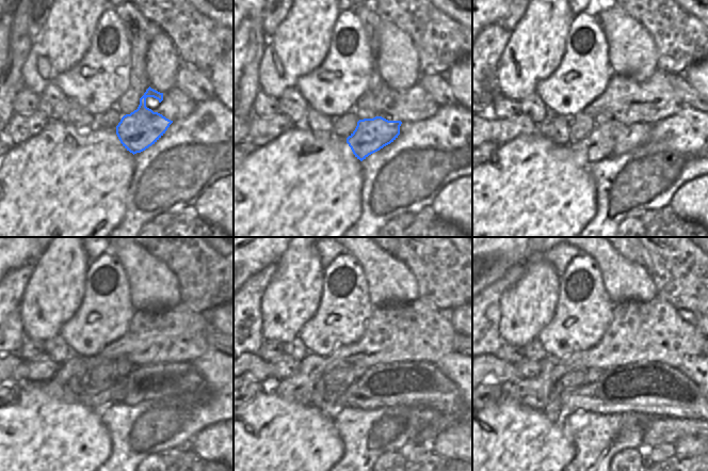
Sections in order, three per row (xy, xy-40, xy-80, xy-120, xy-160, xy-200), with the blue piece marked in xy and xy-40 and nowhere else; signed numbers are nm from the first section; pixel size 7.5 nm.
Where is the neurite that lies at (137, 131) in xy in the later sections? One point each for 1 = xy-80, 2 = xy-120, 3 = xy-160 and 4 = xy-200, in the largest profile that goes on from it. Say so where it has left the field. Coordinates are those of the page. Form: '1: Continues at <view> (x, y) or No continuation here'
1: Continues at xy-80 (598, 144)
2: Continues at xy-120 (112, 390)
3: Continues at xy-160 (326, 403)
4: Continues at xy-200 (553, 410).

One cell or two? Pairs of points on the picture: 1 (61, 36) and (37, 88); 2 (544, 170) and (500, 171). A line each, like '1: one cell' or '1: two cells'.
1: one cell
2: one cell

